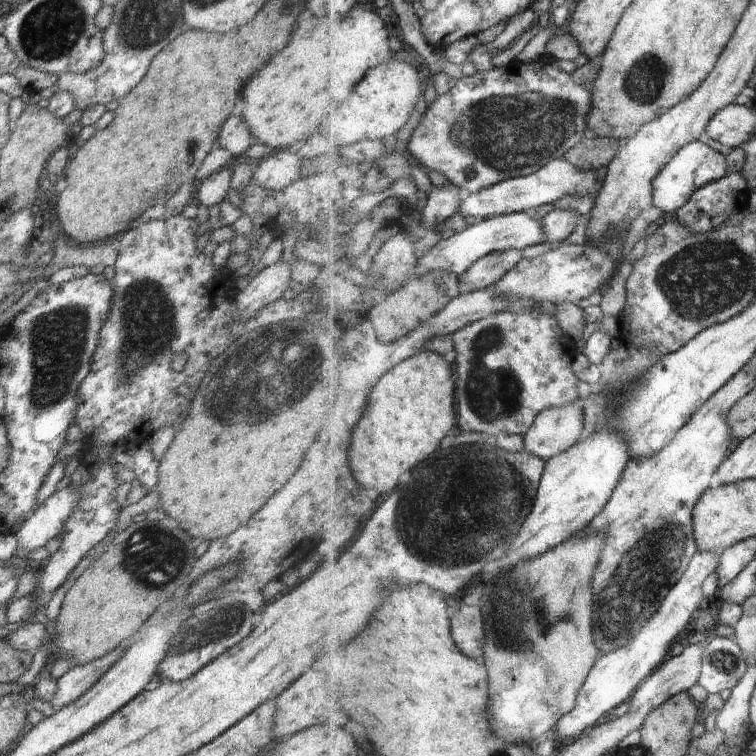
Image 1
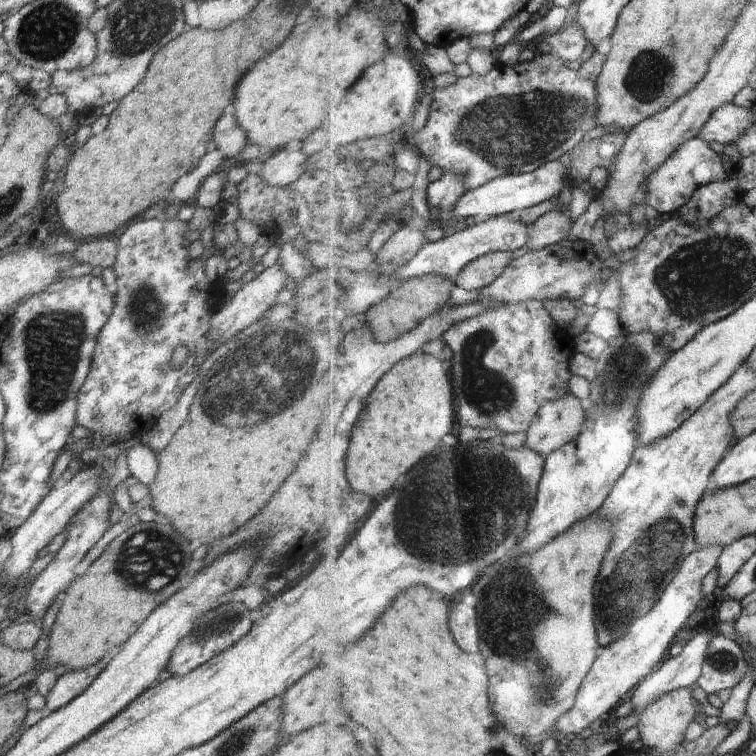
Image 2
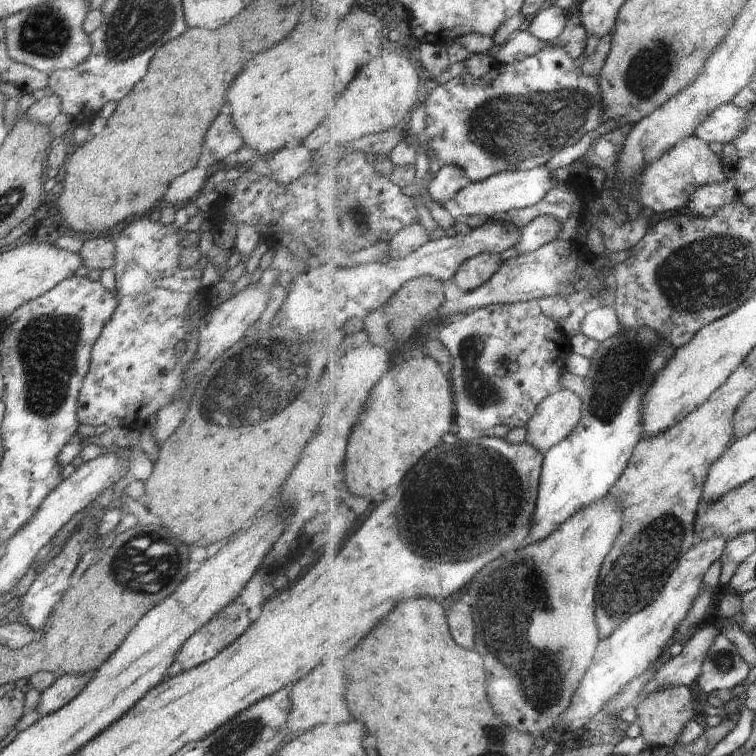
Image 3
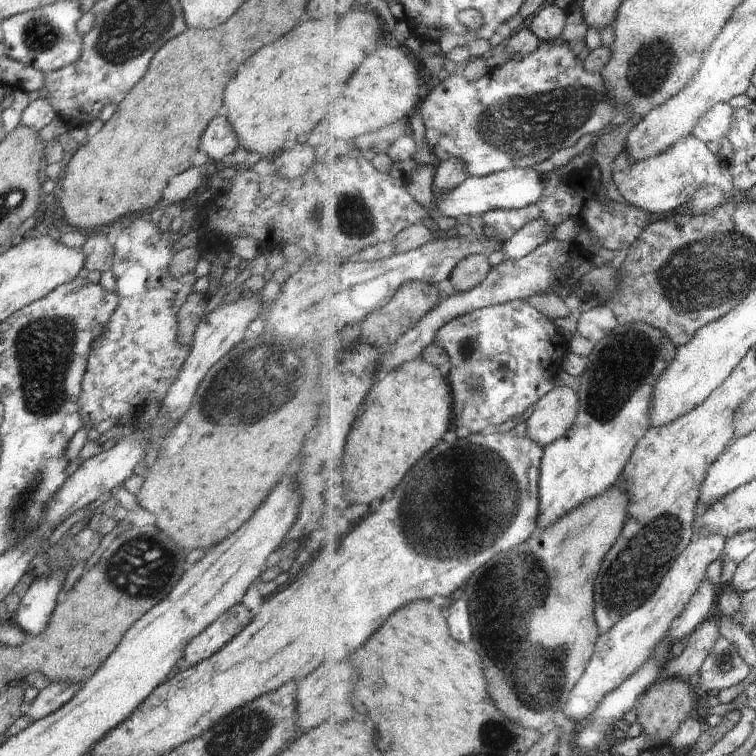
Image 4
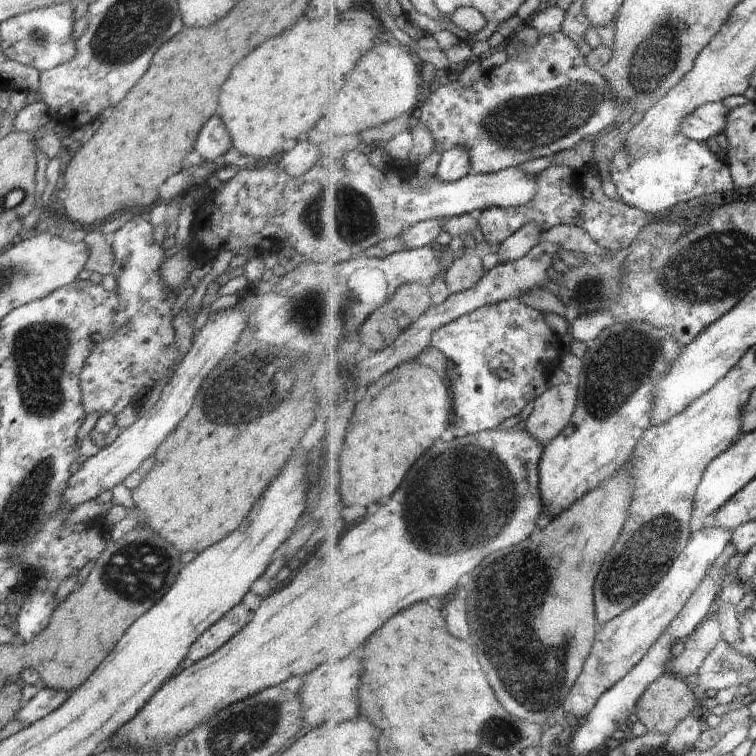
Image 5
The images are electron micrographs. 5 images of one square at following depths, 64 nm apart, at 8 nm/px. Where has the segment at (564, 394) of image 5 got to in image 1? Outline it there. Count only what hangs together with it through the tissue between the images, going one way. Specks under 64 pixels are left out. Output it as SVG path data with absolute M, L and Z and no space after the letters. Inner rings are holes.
M584 402L544 410L524 436L524 450L545 461L568 452L586 435Z

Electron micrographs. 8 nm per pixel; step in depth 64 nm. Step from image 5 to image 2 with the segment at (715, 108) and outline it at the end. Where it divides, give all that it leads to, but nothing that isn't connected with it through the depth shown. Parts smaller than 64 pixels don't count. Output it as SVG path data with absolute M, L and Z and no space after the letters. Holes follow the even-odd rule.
M728 103L715 112L715 116L704 126L701 136L709 142L731 145L739 141L753 124L753 109Z

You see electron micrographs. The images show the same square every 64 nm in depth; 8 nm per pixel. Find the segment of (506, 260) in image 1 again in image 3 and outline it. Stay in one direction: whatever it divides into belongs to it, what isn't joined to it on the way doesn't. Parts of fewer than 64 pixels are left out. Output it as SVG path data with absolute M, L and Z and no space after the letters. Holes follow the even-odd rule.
M482 253L462 266L455 274L454 282L468 293L478 290L500 272L503 264L500 254Z

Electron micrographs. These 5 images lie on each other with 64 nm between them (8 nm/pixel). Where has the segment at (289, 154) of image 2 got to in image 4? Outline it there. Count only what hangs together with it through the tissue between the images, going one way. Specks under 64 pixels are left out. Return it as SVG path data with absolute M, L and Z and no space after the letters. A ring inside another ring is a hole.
M302 140L292 143L292 148L282 151L278 156L272 159L274 168L280 177L286 179L296 179L304 175L306 170L310 170L310 166L316 160L316 150L306 146L306 142Z

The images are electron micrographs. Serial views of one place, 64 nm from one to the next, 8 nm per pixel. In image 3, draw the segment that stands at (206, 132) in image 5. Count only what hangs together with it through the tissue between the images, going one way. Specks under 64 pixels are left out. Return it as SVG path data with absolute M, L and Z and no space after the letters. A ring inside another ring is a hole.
M220 114L212 122L212 126L206 134L206 140L204 140L205 147L220 160L220 164L228 154L238 152L244 145L242 136L238 134L238 130L234 126L234 120L230 116L231 114L228 114L228 116Z

